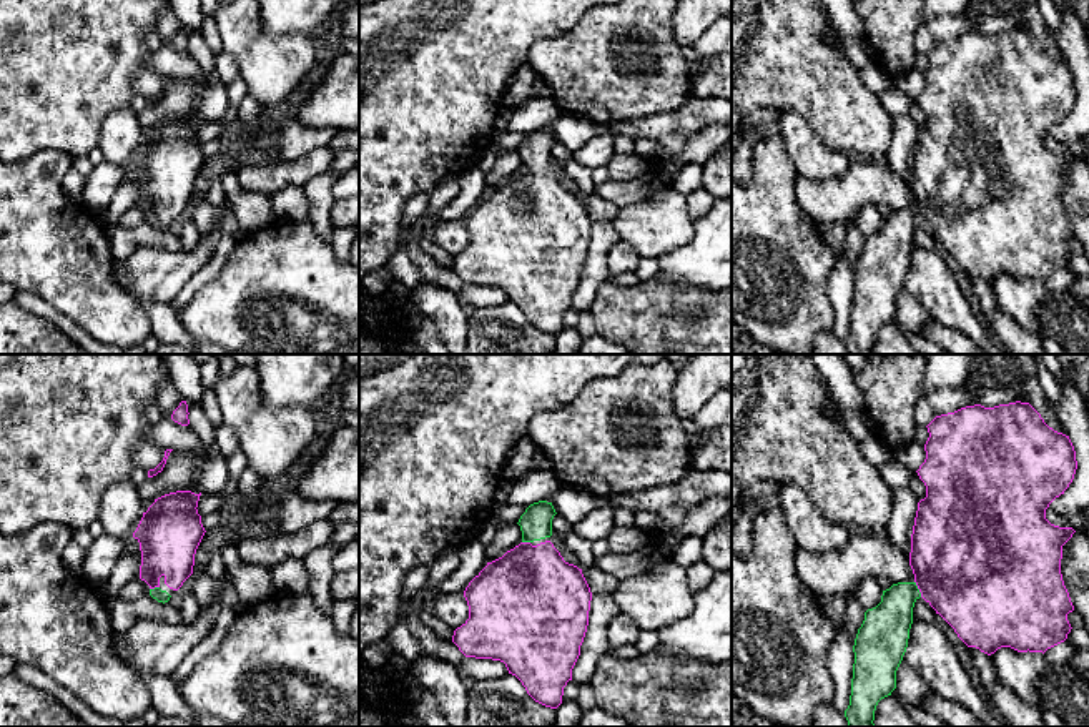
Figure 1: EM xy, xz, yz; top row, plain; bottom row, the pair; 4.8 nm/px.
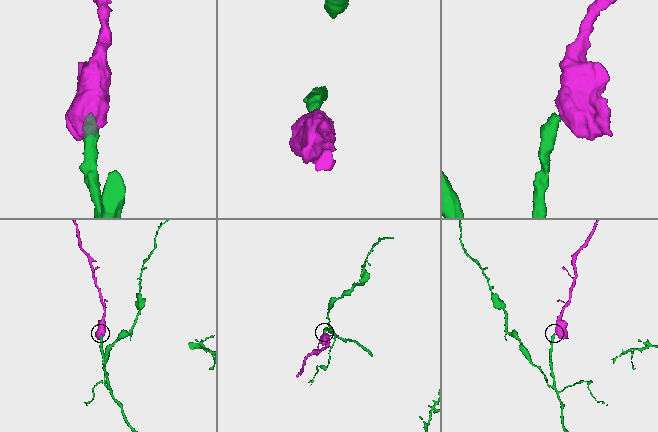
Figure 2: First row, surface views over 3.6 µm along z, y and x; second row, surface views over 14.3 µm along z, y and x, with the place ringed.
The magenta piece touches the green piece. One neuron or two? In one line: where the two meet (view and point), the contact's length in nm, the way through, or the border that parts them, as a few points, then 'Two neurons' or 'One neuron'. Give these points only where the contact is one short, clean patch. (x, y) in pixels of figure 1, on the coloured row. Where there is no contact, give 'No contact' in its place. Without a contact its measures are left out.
Touches magenta at yz (918, 588). Shared border 90 nm. Path across: yz (965, 566), (955, 574), (918, 588), (895, 611), (886, 628). One neuron

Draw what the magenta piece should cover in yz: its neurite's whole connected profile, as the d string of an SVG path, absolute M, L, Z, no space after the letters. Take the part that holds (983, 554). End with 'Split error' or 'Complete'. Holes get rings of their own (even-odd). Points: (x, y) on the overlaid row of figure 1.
M1021 401L999 404L994 408L984 408L981 404L966 406L954 413L936 416L926 428L929 433L929 438L924 444L926 459L916 471L926 486L926 497L918 502L909 552L909 566L913 569L914 581L893 584L889 589L883 591L881 602L865 612L865 621L858 629L853 645L855 664L851 695L850 705L845 710L845 717L850 727L875 727L873 720L878 702L891 695L891 692L896 689L896 670L908 647L909 629L913 624L913 607L919 597L923 597L936 611L936 614L939 614L954 629L958 637L968 647L976 647L988 655L994 654L1001 647L1011 647L1018 652L1029 650L1044 654L1047 649L1064 642L1072 629L1067 621L1067 614L1074 611L1074 606L1062 581L1061 559L1062 546L1072 537L1076 531L1072 527L1054 526L1046 519L1046 509L1056 497L1064 494L1077 469L1076 451L1069 436L1049 428L1029 403Z. Split error

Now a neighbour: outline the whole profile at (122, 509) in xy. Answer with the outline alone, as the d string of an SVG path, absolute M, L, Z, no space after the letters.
M125 481L105 491L98 521L105 534L126 541L136 531L143 511L145 504L138 496L136 486L131 481Z

